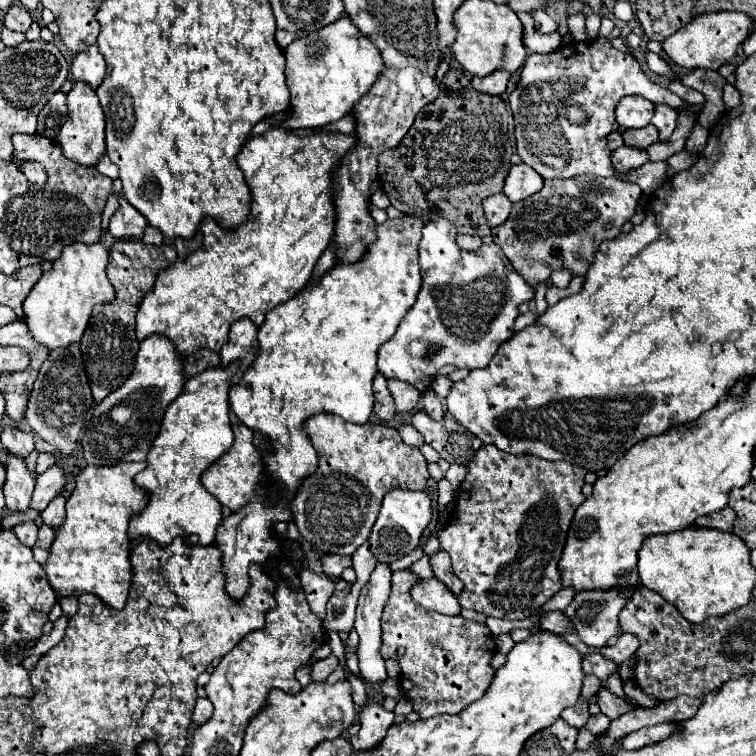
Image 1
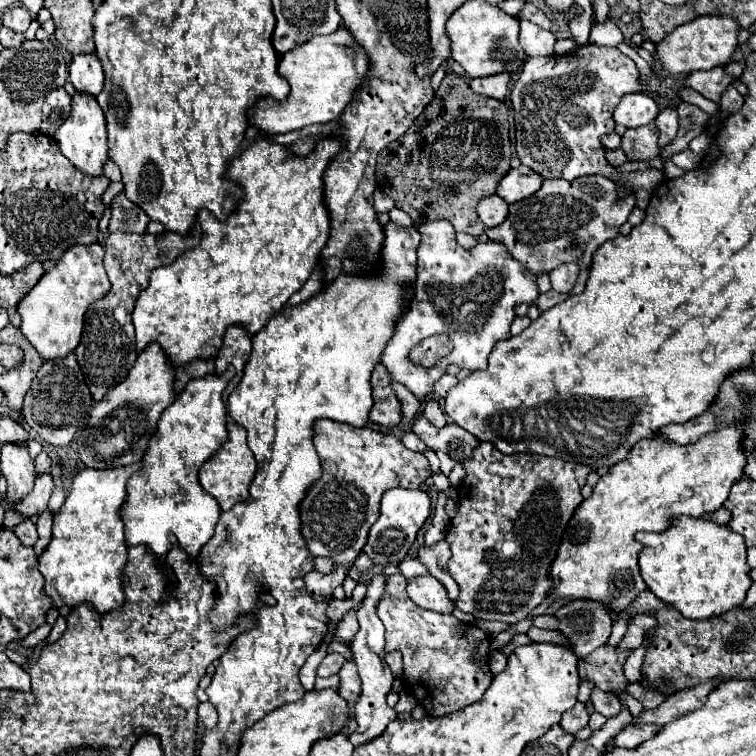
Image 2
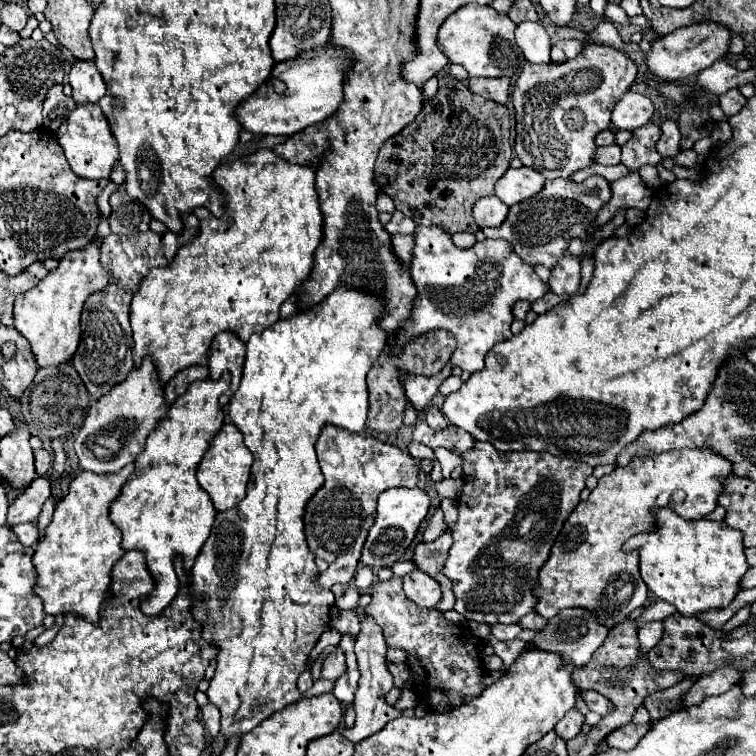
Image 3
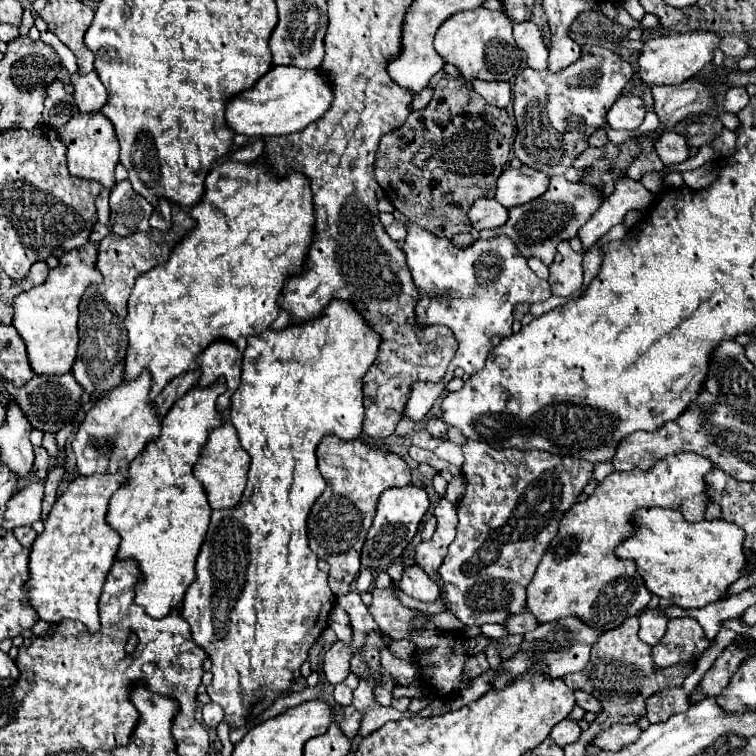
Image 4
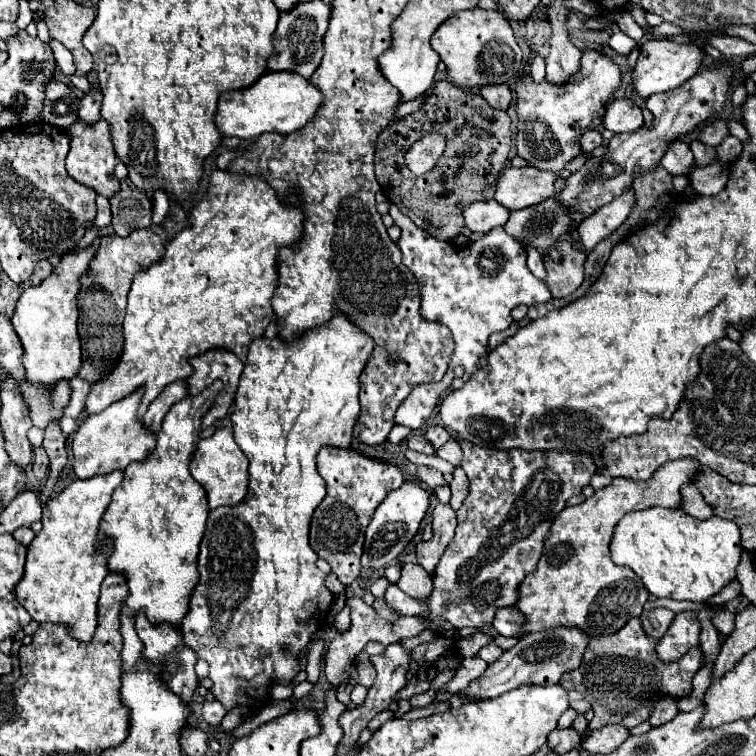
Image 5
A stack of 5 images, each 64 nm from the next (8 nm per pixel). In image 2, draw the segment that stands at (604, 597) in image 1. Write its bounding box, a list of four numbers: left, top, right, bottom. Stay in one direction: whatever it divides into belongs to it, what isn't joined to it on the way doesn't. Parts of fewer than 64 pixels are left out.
[554,600,612,660]

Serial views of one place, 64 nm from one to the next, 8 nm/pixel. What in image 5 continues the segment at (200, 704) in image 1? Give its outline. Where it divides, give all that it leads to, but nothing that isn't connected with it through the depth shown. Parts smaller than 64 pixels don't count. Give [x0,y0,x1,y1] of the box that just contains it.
[202,700,226,724]

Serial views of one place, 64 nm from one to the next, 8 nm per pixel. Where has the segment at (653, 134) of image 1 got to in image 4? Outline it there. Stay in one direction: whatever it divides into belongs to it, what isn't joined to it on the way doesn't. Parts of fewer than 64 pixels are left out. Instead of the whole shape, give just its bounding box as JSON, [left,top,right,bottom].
[628,146,664,182]

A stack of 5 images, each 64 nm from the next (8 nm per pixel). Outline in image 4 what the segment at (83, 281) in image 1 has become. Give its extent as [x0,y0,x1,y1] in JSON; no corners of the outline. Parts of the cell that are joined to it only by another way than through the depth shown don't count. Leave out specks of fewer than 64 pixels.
[12,242,102,376]

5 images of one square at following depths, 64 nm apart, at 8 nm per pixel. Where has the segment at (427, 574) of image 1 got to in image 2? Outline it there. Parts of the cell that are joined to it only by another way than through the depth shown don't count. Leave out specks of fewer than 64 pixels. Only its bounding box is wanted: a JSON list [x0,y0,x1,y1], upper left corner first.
[398,558,428,578]

